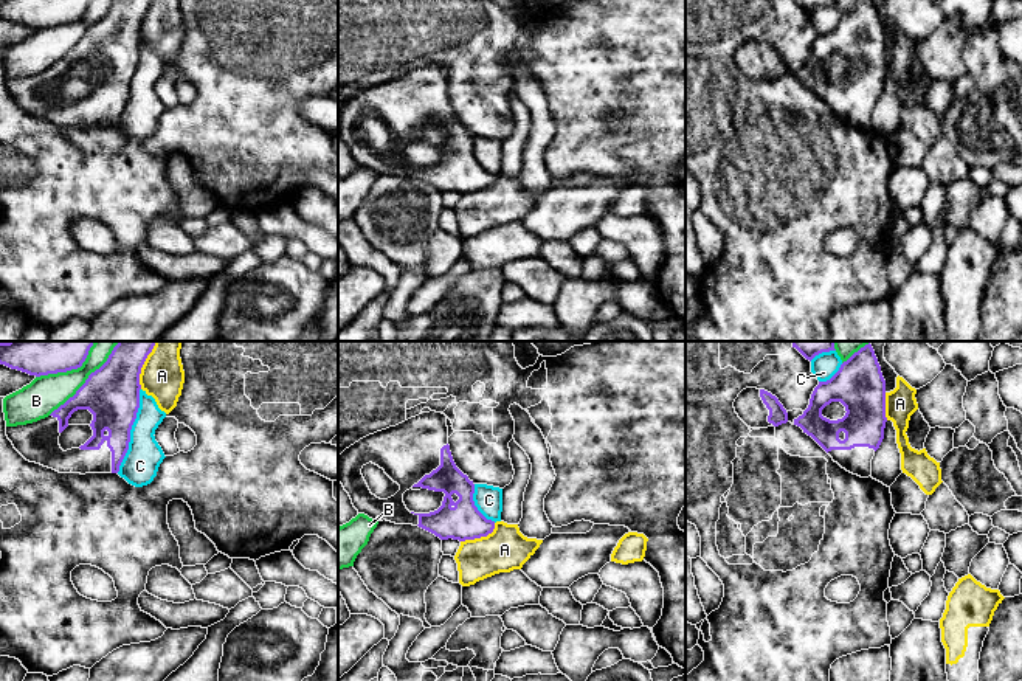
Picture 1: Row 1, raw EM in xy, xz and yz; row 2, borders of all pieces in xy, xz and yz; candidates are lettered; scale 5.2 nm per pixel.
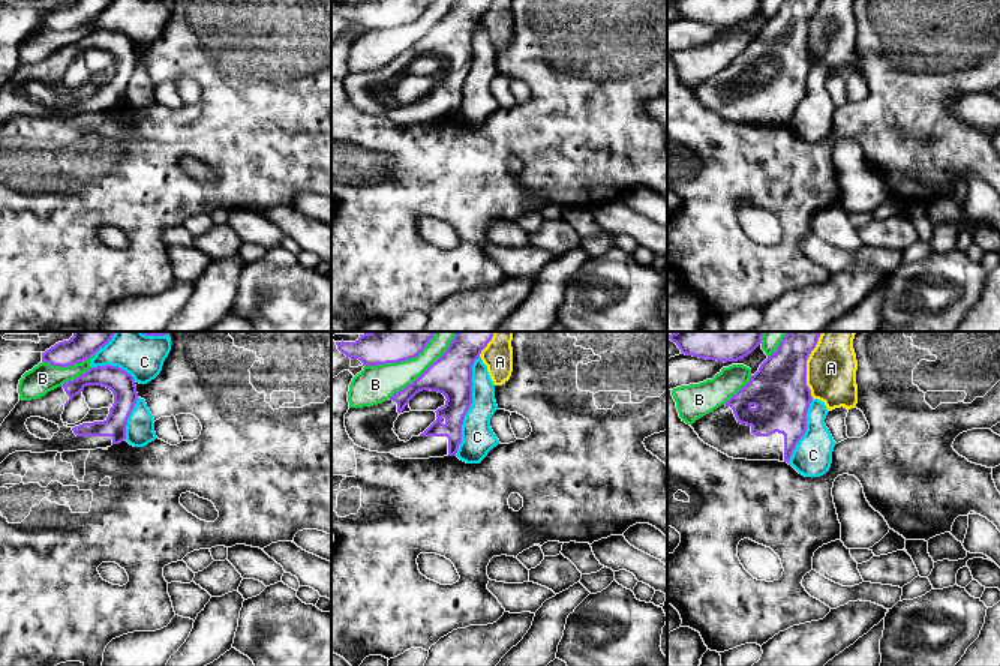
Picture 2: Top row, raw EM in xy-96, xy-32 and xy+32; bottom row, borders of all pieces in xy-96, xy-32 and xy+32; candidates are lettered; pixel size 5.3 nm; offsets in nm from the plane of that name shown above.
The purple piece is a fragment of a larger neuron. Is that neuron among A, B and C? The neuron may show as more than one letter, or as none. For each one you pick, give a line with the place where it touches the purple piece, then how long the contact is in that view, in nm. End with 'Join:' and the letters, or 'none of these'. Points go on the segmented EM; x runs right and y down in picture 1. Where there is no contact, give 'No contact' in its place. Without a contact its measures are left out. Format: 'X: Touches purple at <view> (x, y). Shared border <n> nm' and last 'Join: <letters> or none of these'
Join: none of these

